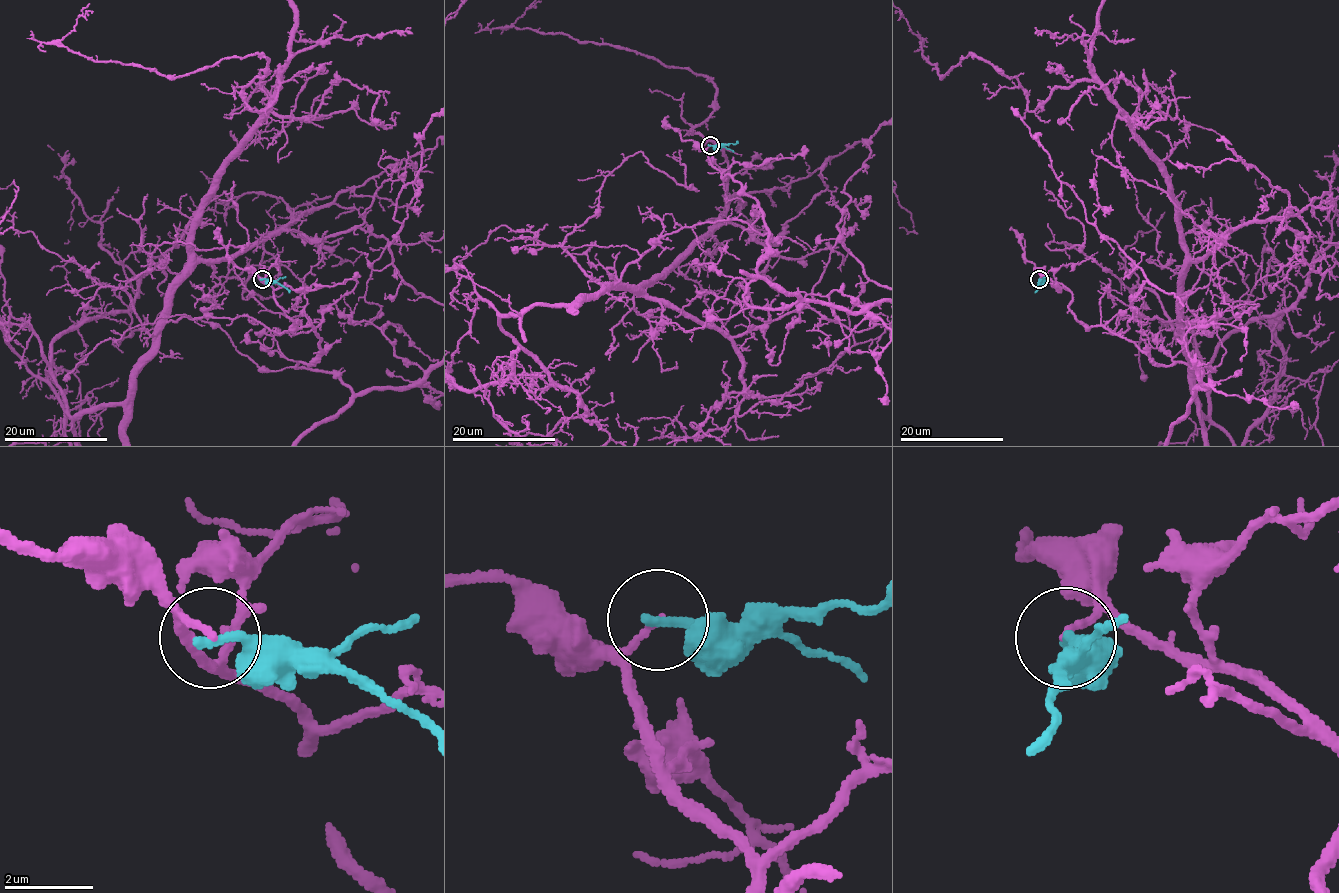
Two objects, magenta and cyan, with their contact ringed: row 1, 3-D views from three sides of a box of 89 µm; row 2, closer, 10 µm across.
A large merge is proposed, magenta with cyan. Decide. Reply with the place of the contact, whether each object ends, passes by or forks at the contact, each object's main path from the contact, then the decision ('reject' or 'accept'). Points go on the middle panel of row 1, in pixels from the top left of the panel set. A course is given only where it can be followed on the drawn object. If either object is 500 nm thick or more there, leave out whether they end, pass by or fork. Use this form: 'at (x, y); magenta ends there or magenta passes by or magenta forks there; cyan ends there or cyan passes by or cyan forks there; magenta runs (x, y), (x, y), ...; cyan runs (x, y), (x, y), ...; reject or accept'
at (710, 145); magenta ends there; cyan ends there; magenta runs (709, 145), (769, 234), (744, 300), (789, 307), (639, 269), (532, 306), (505, 380); cyan runs (709, 145), (734, 144), (738, 140); reject

